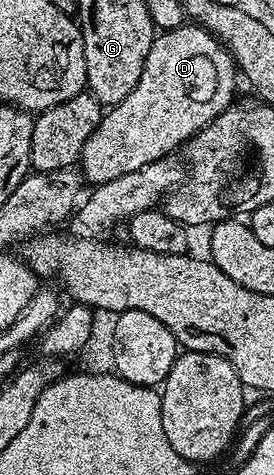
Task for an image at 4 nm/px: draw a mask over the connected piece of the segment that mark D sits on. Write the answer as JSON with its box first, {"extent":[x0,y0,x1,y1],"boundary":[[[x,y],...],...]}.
{"extent":[80,25,236,185],"boundary":[[[183,25],[155,34],[152,49],[148,49],[148,57],[144,61],[144,73],[140,73],[140,81],[136,81],[136,89],[132,89],[124,101],[113,104],[103,114],[100,125],[96,125],[88,141],[84,141],[80,160],[83,180],[90,185],[116,181],[116,177],[124,177],[124,173],[136,173],[144,169],[144,165],[152,165],[152,161],[177,152],[187,140],[204,129],[204,125],[211,123],[235,102],[234,75],[236,79],[234,58],[217,37],[209,35],[204,28]]]}

